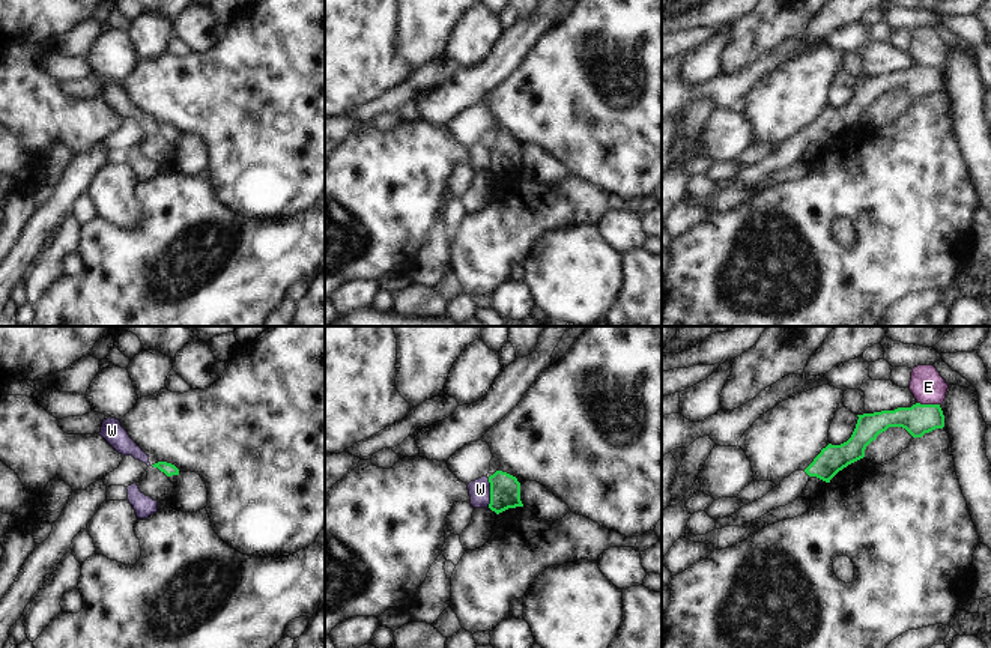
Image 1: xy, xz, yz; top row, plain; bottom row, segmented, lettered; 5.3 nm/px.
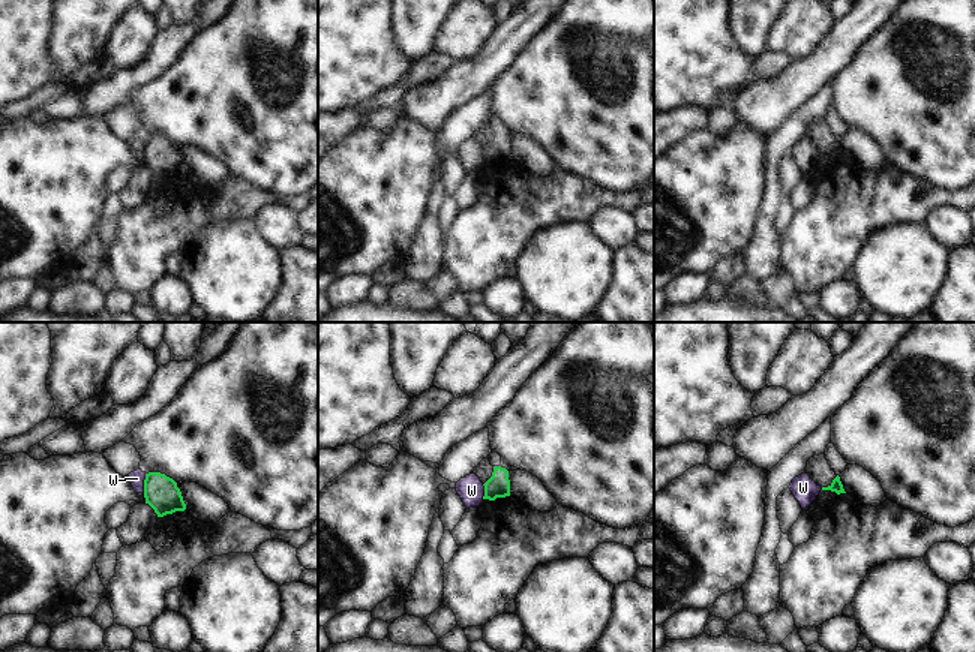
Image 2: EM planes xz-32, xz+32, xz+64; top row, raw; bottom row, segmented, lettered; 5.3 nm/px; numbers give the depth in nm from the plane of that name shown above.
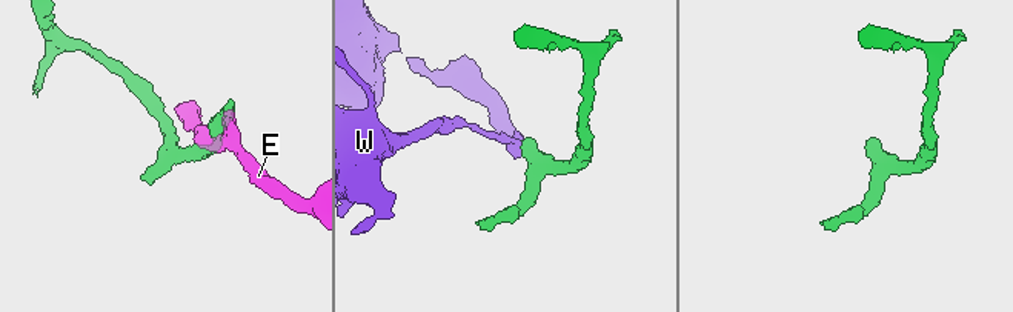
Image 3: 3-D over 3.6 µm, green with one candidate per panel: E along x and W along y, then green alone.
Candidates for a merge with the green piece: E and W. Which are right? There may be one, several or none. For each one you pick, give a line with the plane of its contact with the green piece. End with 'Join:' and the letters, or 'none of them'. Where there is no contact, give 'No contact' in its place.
Join: none of them.

